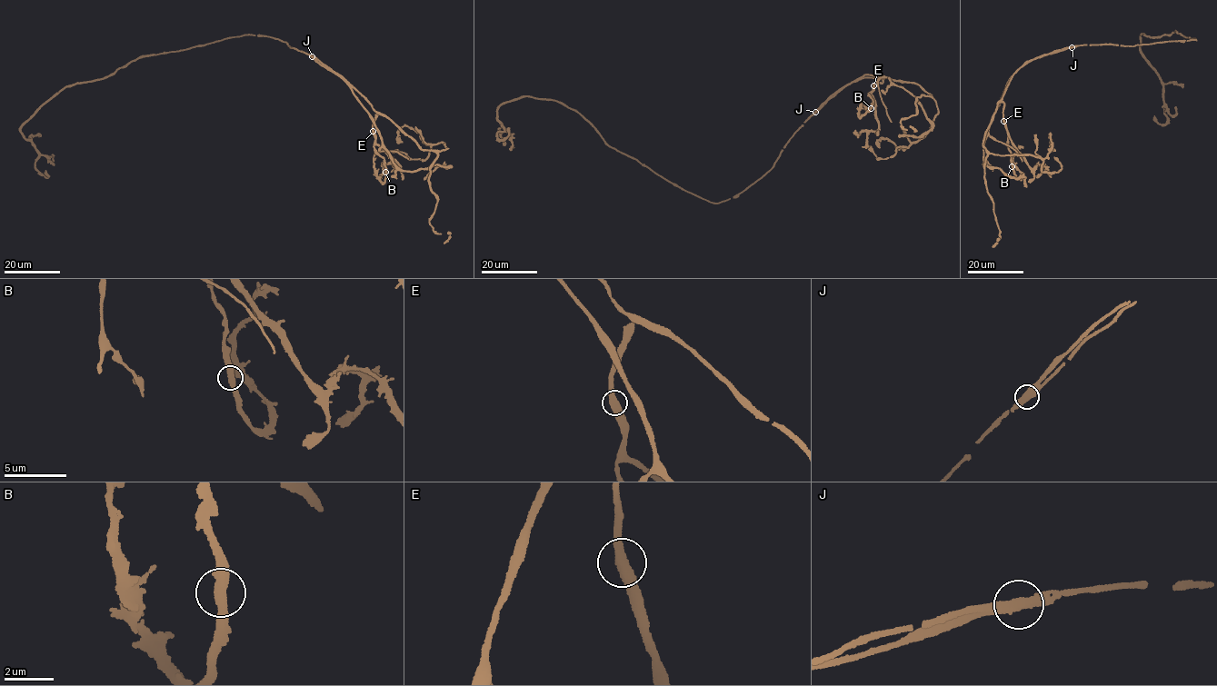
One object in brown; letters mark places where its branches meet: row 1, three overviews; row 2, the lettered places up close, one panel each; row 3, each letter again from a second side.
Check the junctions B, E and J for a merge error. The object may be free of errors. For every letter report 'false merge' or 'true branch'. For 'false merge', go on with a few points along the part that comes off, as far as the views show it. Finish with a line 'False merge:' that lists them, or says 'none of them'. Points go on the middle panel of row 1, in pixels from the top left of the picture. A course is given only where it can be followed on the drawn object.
B: true branch
E: true branch
J: false merge; foreign part runs (815, 112), (841, 89), (865, 74), (883, 75), (909, 92), (932, 125), (921, 135), (898, 135)
False merge: J

